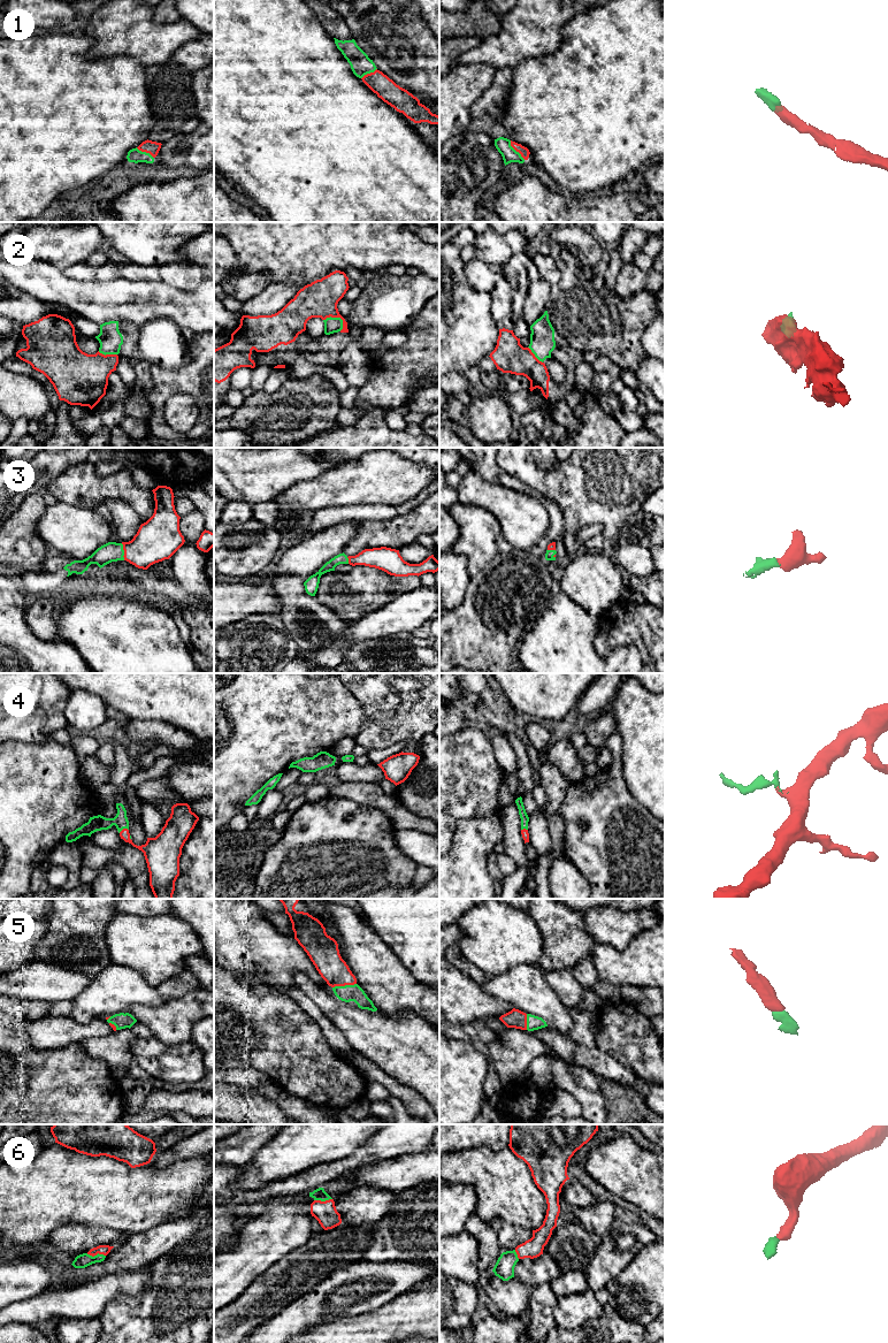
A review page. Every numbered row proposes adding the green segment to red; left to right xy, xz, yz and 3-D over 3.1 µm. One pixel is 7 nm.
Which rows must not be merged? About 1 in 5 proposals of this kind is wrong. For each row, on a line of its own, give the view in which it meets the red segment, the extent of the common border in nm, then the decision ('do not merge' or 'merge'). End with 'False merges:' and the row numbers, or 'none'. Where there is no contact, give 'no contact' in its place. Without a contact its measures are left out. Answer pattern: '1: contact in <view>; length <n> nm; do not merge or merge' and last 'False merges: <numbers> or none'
1: contact in yz; length 170 nm; merge
2: contact in xz; length 160 nm; do not merge
3: contact in xy; length 120 nm; merge
4: contact in xy; length 80 nm; merge
5: contact in xz; length 170 nm; merge
6: contact in xy; length 140 nm; merge
False merges: 2

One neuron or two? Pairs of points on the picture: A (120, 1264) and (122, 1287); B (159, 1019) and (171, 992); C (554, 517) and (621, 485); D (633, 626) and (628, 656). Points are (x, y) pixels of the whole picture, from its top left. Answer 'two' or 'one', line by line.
A: two
B: two
C: two
D: two

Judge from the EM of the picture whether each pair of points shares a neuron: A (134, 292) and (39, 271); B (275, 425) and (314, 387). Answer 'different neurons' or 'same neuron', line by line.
A: same neuron
B: same neuron

